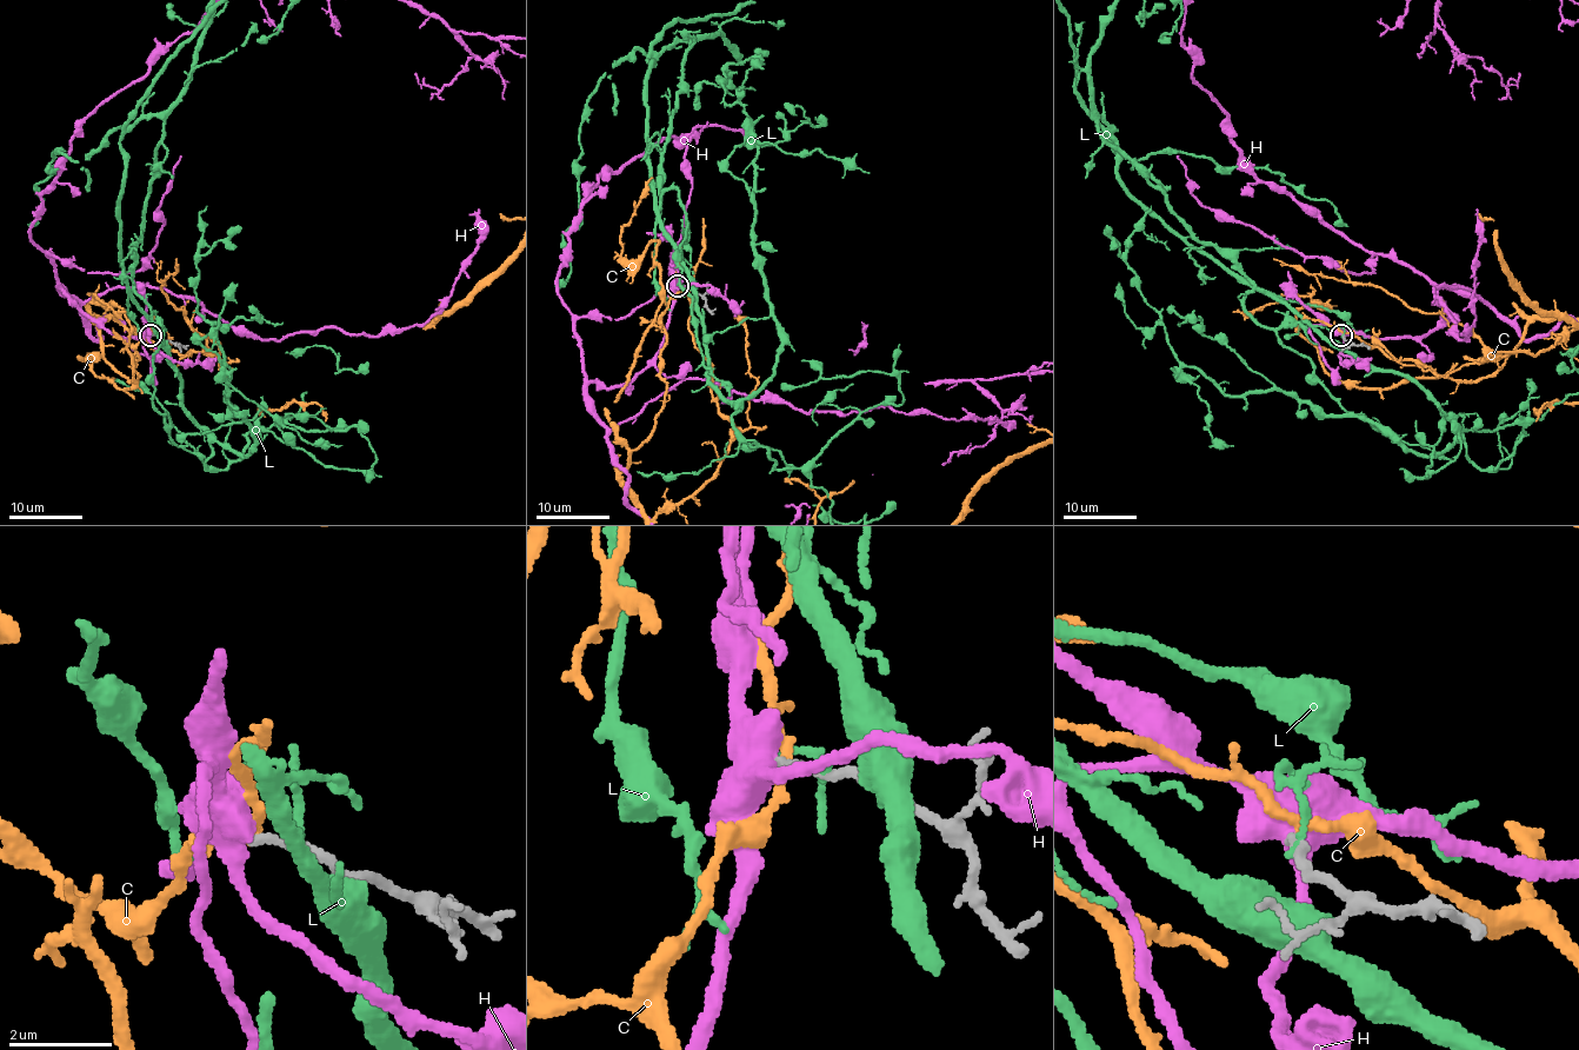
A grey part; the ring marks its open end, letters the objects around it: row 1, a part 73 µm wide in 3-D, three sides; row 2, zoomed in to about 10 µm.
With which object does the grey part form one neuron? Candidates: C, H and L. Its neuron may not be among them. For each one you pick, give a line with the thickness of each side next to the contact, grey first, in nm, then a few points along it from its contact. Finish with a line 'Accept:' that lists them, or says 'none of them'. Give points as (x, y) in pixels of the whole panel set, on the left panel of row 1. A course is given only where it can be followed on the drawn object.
Accept: none of them

